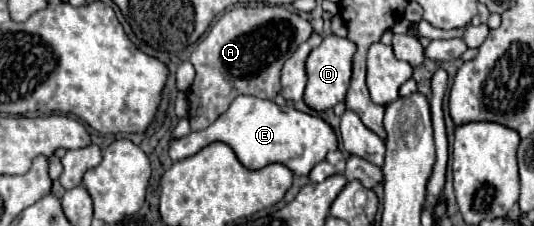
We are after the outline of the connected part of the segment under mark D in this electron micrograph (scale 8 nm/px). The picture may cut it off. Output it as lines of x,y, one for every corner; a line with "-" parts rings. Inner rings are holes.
325,36
323,42
311,50
307,58
307,88
305,88
305,104
317,112
329,110
335,104
345,100
345,92
351,80
351,60
355,54
355,44
347,38
339,36

